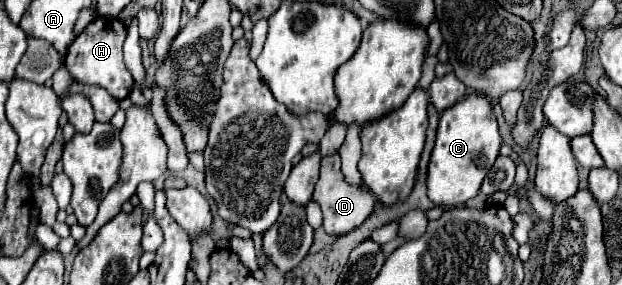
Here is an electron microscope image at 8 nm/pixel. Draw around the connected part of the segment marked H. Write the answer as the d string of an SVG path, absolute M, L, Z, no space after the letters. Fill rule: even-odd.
M96 18L84 28L84 32L78 34L78 38L70 44L64 66L72 74L76 82L88 84L88 86L100 86L116 100L124 100L130 90L134 88L134 78L128 72L124 58L122 58L122 46L126 40L126 26L118 18Z

